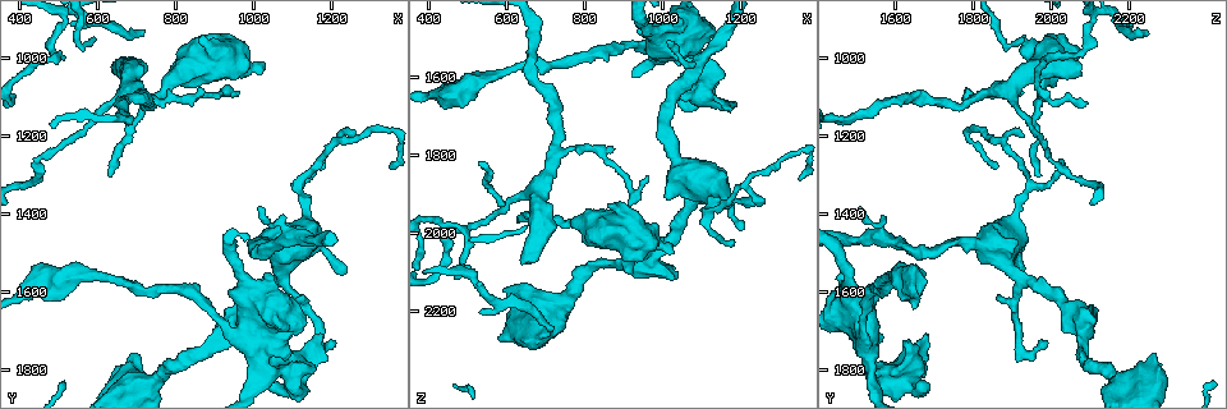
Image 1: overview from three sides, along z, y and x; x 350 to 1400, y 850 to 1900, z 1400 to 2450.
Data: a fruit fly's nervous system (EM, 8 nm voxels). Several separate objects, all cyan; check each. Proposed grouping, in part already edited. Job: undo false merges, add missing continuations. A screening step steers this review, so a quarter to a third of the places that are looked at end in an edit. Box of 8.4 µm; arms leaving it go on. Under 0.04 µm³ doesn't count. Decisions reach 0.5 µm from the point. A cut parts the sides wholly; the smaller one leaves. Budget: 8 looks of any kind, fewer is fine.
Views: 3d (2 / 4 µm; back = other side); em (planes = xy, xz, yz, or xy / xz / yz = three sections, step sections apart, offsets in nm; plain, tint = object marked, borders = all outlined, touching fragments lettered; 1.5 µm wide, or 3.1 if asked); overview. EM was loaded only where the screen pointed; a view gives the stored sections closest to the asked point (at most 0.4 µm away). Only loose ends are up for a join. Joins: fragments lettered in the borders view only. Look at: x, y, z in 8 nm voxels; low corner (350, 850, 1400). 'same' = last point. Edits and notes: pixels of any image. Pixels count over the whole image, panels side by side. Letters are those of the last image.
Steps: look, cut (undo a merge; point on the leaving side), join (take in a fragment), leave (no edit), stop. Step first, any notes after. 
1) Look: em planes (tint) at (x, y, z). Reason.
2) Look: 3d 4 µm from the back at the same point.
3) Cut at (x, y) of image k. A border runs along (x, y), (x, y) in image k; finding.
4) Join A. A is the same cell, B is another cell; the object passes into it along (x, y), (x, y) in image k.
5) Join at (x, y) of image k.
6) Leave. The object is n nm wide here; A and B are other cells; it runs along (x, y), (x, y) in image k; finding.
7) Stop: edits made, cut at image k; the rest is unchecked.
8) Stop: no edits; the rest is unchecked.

Look: 3d 2 µm at (645, 1035, 2075).

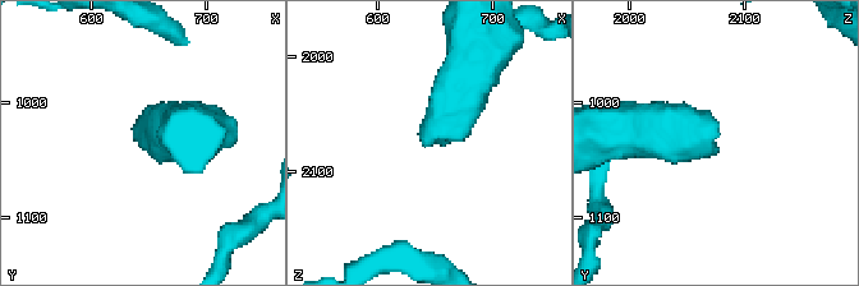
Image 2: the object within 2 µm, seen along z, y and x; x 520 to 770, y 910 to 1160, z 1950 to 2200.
Look: em planes (borders) at (646, 1038, 2074).

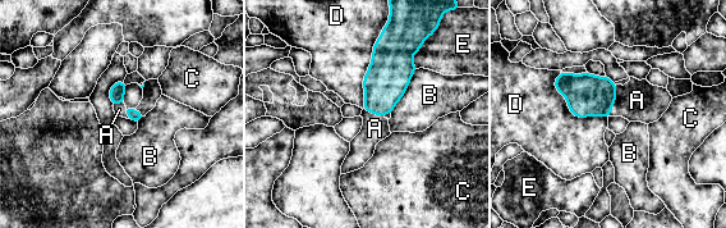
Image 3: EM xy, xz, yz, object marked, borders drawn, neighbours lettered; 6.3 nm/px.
Join A. A is the same cell, B, C, D and E are other cells; it goes on there.

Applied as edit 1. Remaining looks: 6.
Look: 3d 2 µm from the back at (1035, 1010, 2050). Branch stops here.

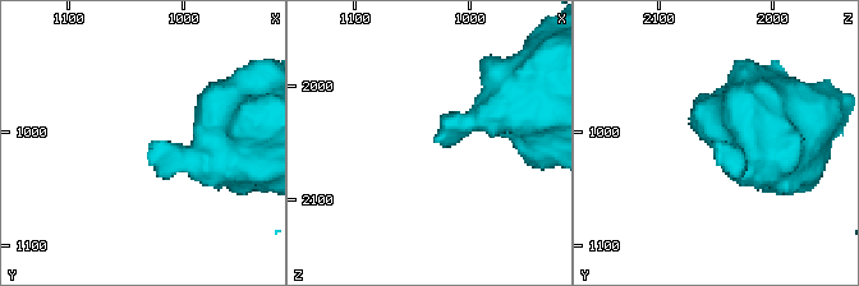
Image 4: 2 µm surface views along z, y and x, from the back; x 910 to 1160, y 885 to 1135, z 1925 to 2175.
Look: em xz step 4 (plain) at (1032, 1016, 2048).

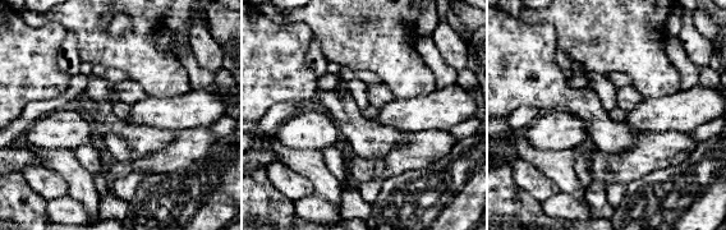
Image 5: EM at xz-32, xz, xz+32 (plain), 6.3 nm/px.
Look: em xz step 4 (borders) at the same point.

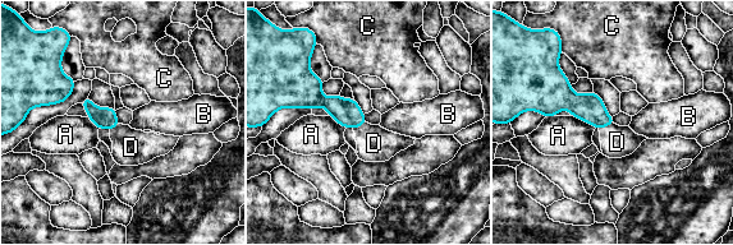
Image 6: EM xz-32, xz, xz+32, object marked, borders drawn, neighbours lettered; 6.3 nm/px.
Join D. D is the same cell, A, B and C are other cells; the object passes into it along (589, 107), (606, 125), (617, 142) in image 6; it goes on there.

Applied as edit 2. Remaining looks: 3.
Look: em yz step 8 (borders) at (1075, 1805, 1570). Sharp bend.

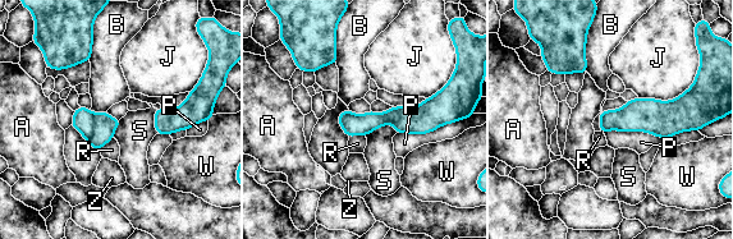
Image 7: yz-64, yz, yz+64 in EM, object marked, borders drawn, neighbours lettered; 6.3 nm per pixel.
Look: em planes (borders) at the same point.

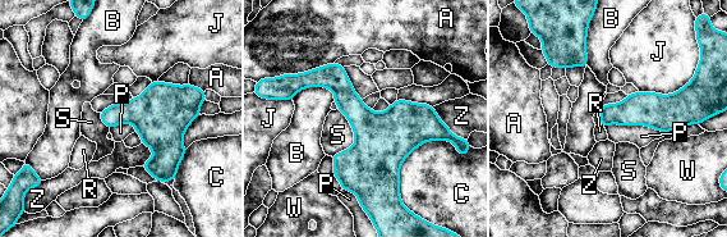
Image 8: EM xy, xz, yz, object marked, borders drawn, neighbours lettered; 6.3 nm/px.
Leave. The longest contact is with C, 500 nm; A, B, C, J, P, R, S, W and Z are other cells; all the same neuron.

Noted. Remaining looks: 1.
Stop: edits made, join at image 3, join at image 6; the rest is unchecked.

